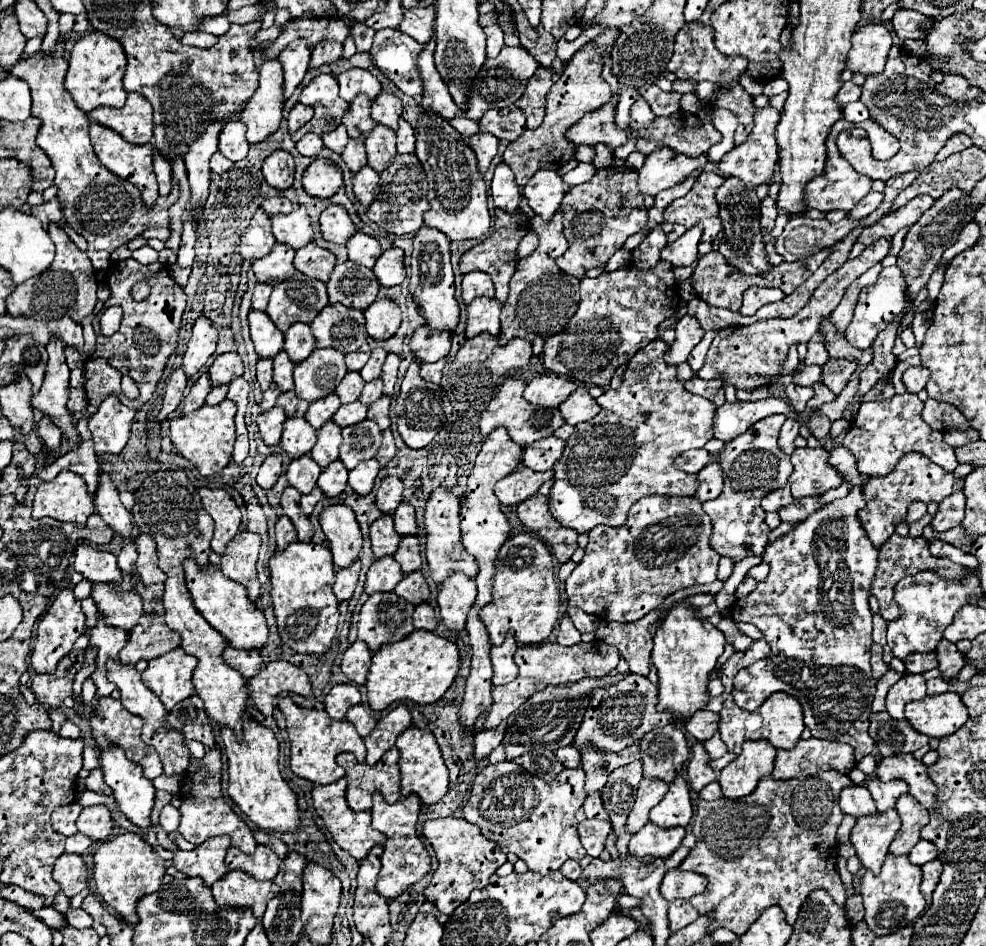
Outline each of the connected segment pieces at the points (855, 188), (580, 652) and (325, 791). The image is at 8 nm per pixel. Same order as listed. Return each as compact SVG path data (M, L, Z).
M844 118L838 120L828 138L826 138L826 148L828 148L828 158L826 158L826 168L824 168L824 174L812 178L808 184L806 184L806 190L804 190L804 202L808 208L816 208L820 212L828 212L828 210L852 210L870 190L872 190L872 180L870 178L864 178L862 174L858 174L856 170L852 170L852 166L848 164L846 158L840 156L838 148L836 148L836 136L838 132L846 130L846 128L852 128L854 124L846 122Z
M592 640L588 644L580 642L576 646L564 648L554 642L544 642L540 646L520 646L516 652L516 662L520 666L520 674L514 682L504 686L492 686L492 706L488 714L480 714L480 722L476 722L476 732L484 732L488 728L496 728L502 720L506 720L516 708L520 708L526 698L530 698L534 692L546 688L546 686L560 686L568 682L576 682L588 676L604 676L612 668L616 668L620 660L620 654L614 646L608 646L606 642Z
M340 778L332 784L326 786L314 786L312 790L312 800L314 800L314 808L320 814L320 818L324 820L326 828L330 830L332 838L336 840L336 844L346 850L350 856L354 856L356 860L362 860L370 848L374 844L384 844L386 838L382 832L376 832L370 824L370 812L356 812L346 804L346 778Z

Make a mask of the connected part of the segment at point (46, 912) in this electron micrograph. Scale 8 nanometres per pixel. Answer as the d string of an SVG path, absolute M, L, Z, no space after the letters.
M53 907L32 910L32 913L53 929L62 930L67 925L66 919L64 921L64 915L57 912Z

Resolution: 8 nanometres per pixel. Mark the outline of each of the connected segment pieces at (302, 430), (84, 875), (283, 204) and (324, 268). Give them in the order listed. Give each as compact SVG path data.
M288 418L282 432L282 450L290 458L300 458L312 450L316 444L316 430L304 418Z
M62 854L52 870L54 880L62 886L62 892L72 898L78 892L82 892L88 884L88 868L78 854Z
M272 196L272 198L266 198L262 202L262 210L266 214L270 214L270 216L274 216L274 214L288 214L288 212L294 210L294 204L288 198L284 198L284 196Z
M308 242L308 246L302 246L300 250L296 250L294 268L298 272L306 274L308 278L328 282L334 264L336 264L336 256L330 250L320 248L314 242Z

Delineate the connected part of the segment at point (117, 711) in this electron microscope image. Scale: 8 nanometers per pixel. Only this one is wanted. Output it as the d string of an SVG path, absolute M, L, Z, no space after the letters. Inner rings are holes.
M108 696L108 698L100 698L96 710L92 712L90 726L92 726L92 736L94 736L94 740L96 740L98 746L108 746L108 744L118 744L118 746L122 746L122 748L126 750L126 756L128 756L132 762L140 764L140 766L144 768L144 774L146 774L150 780L154 780L156 776L162 774L162 762L160 762L158 754L156 754L156 748L150 746L150 744L146 744L146 742L140 738L144 720L142 720L140 716L130 714L130 712L122 706L120 700L114 700L114 698L110 698L110 696Z

